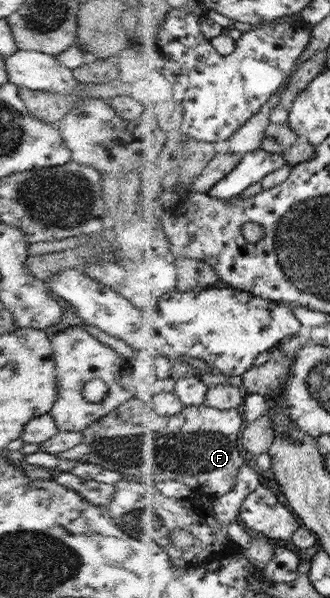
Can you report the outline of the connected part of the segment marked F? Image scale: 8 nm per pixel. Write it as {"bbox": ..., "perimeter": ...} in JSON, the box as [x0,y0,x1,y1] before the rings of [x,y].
{"bbox":[58,400,250,503],"perimeter":[[[145,400],[137,403],[124,403],[111,410],[106,416],[83,430],[82,440],[70,450],[58,454],[63,459],[99,464],[106,470],[116,471],[123,476],[123,484],[141,503],[155,483],[179,480],[191,486],[196,494],[220,498],[230,494],[239,483],[242,467],[250,458],[243,454],[240,432],[246,424],[241,408],[220,410],[213,406],[186,406],[176,416],[164,416]]]}

